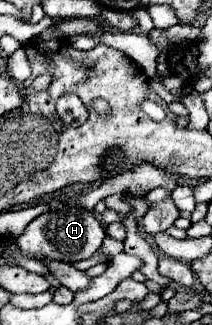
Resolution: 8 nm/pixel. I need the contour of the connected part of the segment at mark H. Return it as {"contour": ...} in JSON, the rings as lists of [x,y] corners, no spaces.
{"contour":[[[64,206],[60,210],[52,210],[46,214],[40,214],[34,222],[26,226],[22,236],[16,238],[18,250],[22,256],[30,256],[40,260],[42,256],[48,260],[58,262],[78,262],[90,258],[106,238],[106,231],[102,223],[98,221],[92,212],[76,208],[76,206]]]}

